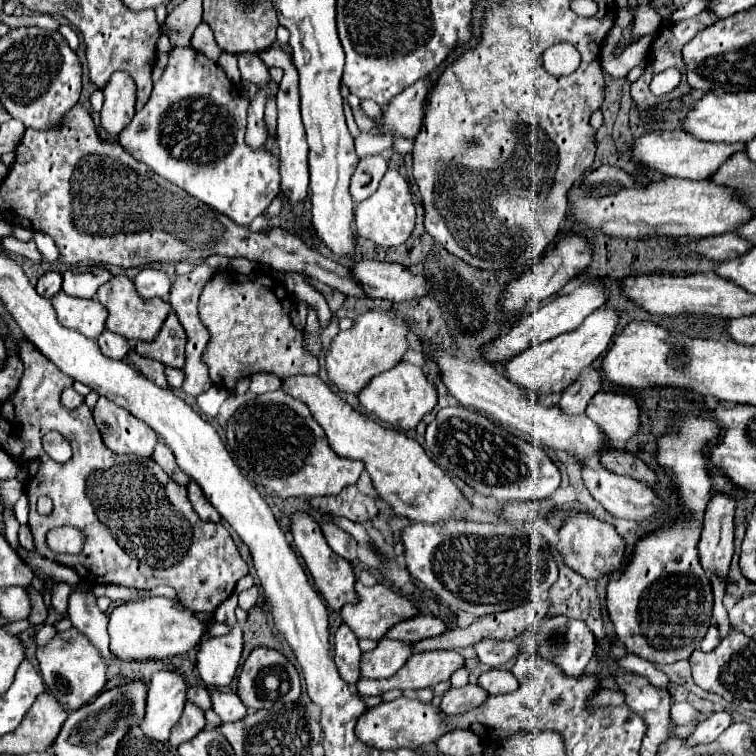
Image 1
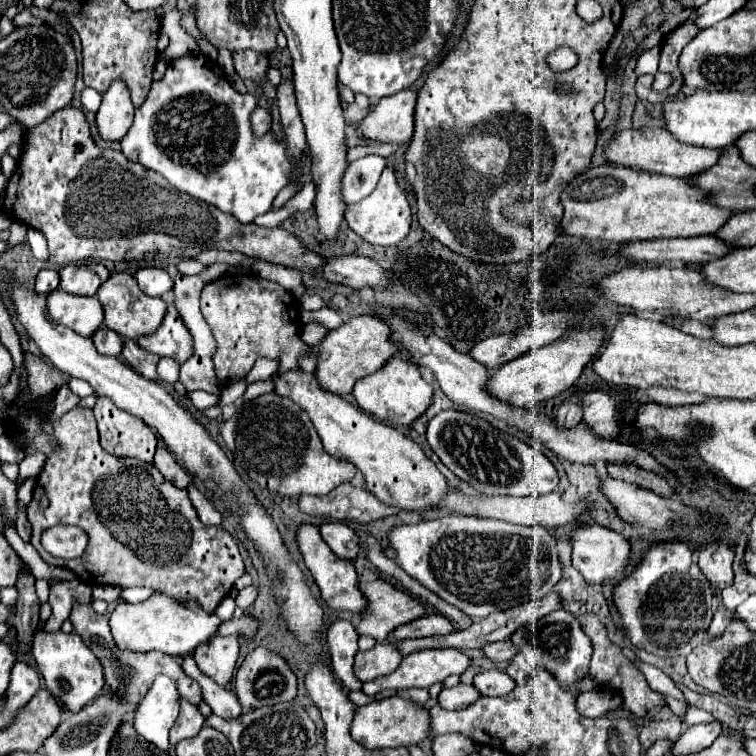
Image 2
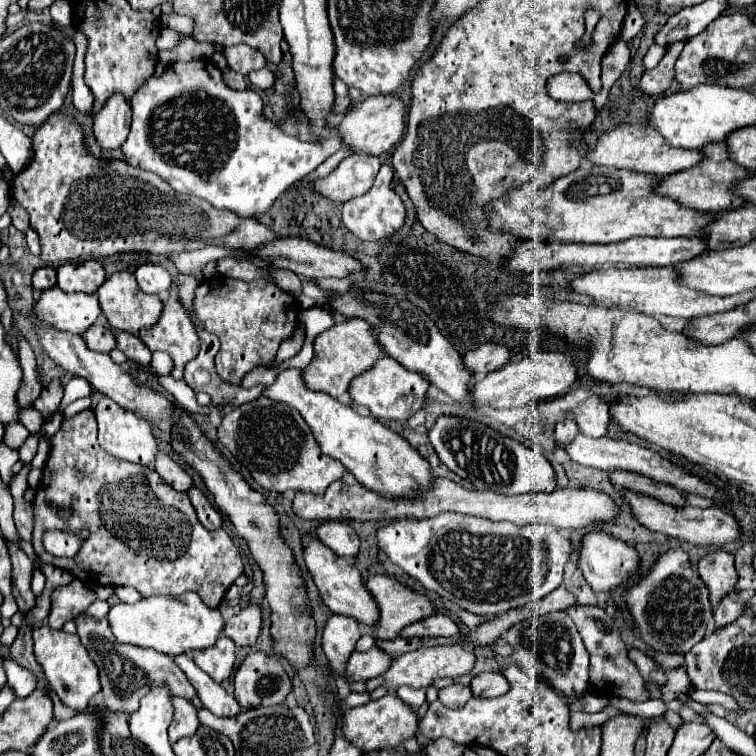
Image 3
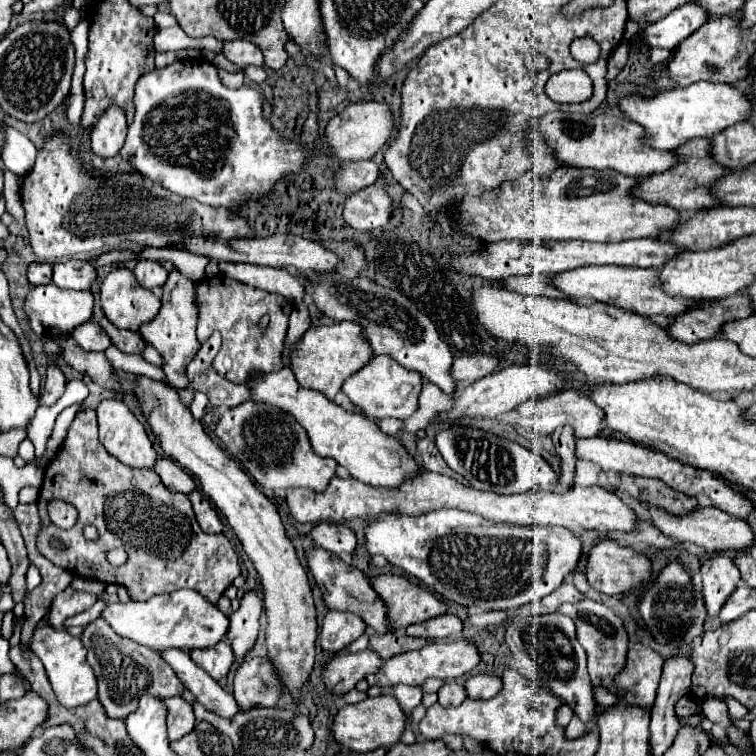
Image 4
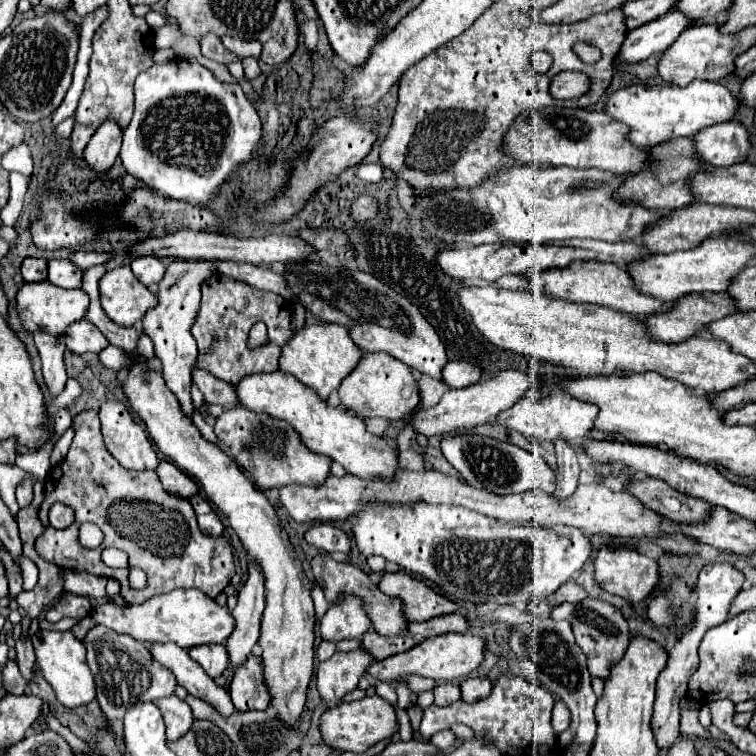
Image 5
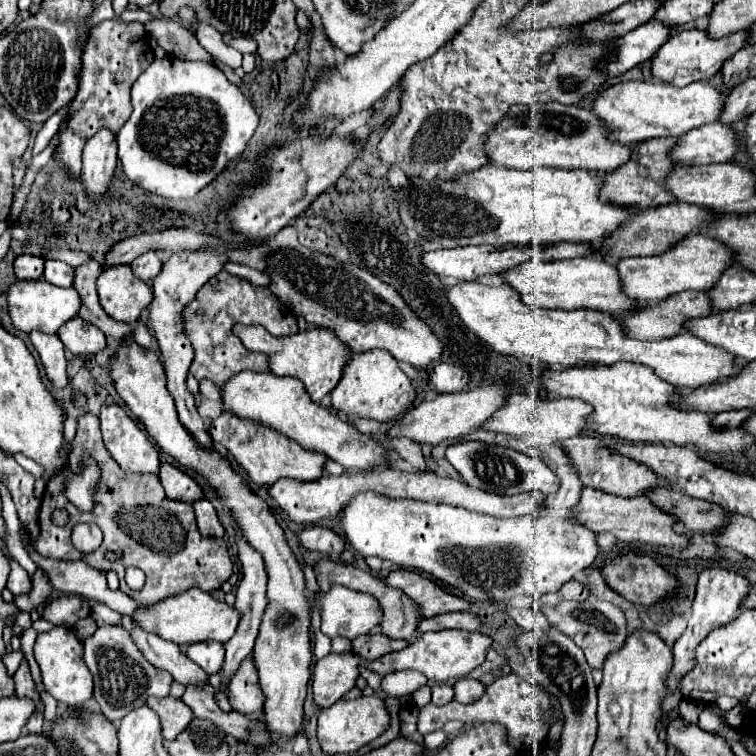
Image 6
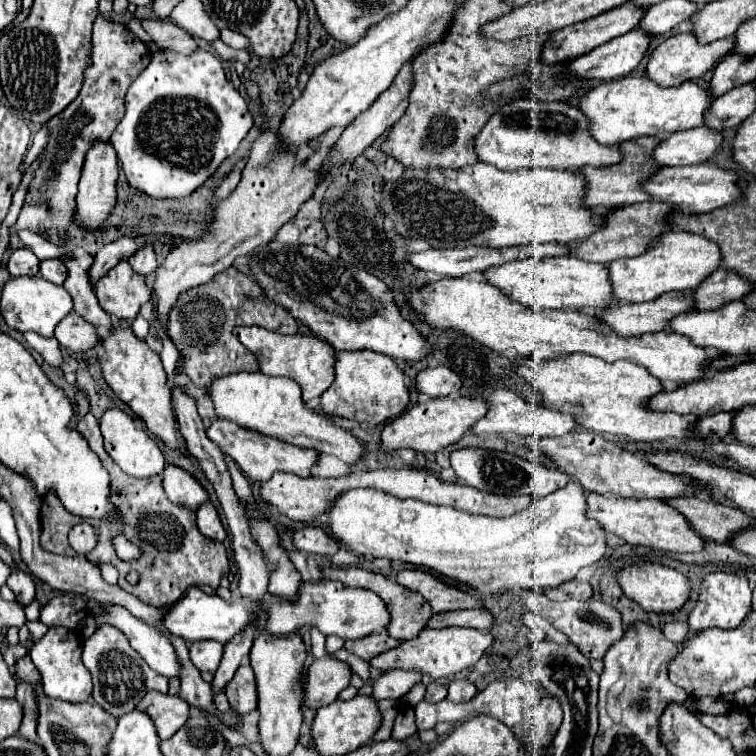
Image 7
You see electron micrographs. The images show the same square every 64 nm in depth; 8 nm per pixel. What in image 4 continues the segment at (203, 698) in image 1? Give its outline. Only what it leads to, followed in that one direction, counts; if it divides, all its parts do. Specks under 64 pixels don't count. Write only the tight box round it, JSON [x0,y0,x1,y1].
[80,618,186,718]

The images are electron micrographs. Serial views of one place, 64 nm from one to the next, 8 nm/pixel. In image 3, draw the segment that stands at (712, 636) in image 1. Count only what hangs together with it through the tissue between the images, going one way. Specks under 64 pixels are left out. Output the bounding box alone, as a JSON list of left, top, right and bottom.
[714,596,744,628]

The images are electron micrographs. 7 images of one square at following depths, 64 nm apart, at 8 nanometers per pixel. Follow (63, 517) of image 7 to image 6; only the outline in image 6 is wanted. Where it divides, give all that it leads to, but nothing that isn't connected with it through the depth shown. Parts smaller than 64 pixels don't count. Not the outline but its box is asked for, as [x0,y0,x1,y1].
[34,414,232,604]

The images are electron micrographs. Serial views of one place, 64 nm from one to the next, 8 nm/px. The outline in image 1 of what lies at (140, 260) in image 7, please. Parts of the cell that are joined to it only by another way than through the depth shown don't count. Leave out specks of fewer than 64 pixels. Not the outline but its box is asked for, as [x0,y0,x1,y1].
[136,268,170,300]

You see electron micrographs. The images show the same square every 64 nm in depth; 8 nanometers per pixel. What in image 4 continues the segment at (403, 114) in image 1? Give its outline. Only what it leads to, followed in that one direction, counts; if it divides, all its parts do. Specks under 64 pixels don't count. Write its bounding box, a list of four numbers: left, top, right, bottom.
[326,100,396,160]

